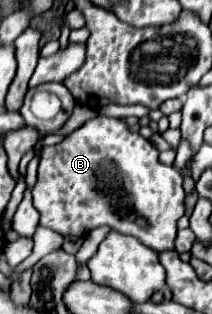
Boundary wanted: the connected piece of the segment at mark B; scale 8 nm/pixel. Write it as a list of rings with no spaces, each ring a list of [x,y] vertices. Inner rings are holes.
[[[108,116],[92,118],[82,128],[66,136],[60,144],[42,148],[38,178],[32,188],[32,196],[34,196],[34,206],[40,212],[40,224],[52,228],[62,236],[88,234],[90,230],[106,224],[112,230],[136,236],[142,244],[150,246],[156,252],[174,248],[174,238],[178,232],[176,222],[186,212],[184,206],[186,192],[182,188],[180,172],[170,166],[164,166],[158,160],[158,150],[152,146],[152,142],[144,140],[140,134],[132,134],[120,118],[108,118]],[[108,172],[116,174],[120,182],[120,186],[116,186],[118,192],[102,184],[102,176]]]

